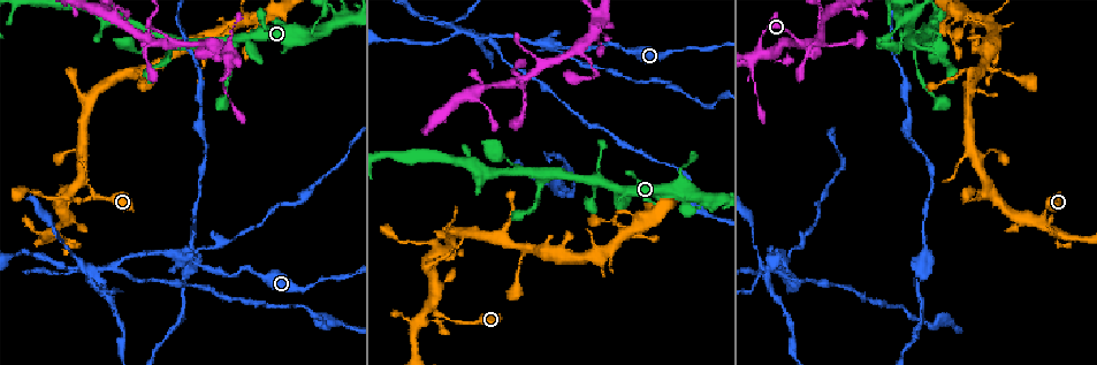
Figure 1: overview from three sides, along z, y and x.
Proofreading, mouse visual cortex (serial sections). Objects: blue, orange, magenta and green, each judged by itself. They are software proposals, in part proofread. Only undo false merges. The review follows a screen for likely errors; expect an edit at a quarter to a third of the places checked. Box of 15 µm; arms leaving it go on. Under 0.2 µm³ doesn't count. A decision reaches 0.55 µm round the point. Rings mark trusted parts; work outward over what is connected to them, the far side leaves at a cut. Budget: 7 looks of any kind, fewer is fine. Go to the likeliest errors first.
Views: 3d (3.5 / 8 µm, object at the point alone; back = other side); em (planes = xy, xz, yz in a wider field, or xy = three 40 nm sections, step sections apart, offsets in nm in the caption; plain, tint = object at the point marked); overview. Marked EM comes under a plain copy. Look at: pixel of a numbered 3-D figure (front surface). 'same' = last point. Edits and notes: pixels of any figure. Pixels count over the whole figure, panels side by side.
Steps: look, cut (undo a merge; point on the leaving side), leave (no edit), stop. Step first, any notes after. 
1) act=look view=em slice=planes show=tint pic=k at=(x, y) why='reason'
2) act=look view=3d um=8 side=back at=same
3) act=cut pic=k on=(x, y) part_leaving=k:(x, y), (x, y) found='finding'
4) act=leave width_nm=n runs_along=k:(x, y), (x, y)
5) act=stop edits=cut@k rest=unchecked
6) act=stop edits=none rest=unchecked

act=look view=em slice=xy step=1 show=tint pic=1 at=(674, 51) why='thick turns thin'

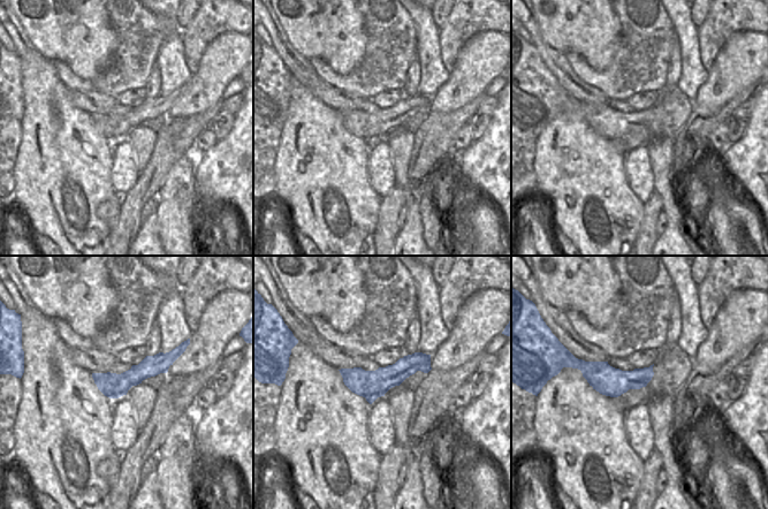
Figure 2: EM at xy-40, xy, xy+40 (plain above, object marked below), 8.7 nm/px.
act=look view=3d um=3.5 at=same why='see where the arms go'

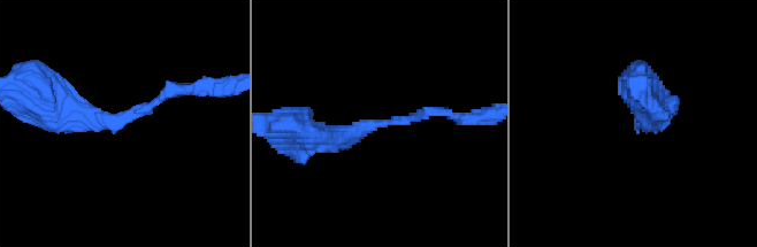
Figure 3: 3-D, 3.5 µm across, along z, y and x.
act=leave arm_widths_nm=150,400 runs_along=2:(427, 357), (387, 378), (343, 372) found='one cell here'

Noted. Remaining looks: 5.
act=look view=3d um=3.5 side=back pic=1 at=(1049, 199) why='sharp bend'

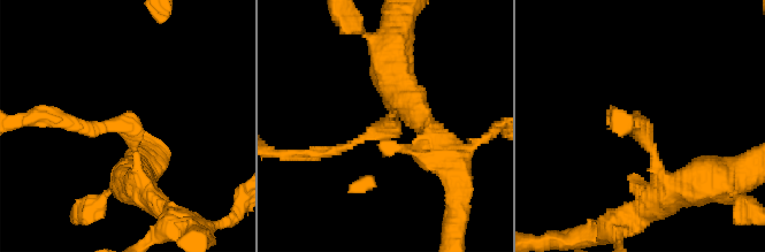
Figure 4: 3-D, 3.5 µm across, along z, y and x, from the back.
act=look view=em slice=xy step=3 show=tint pic=4 at=(639, 128) arm_widths_nm=150,200

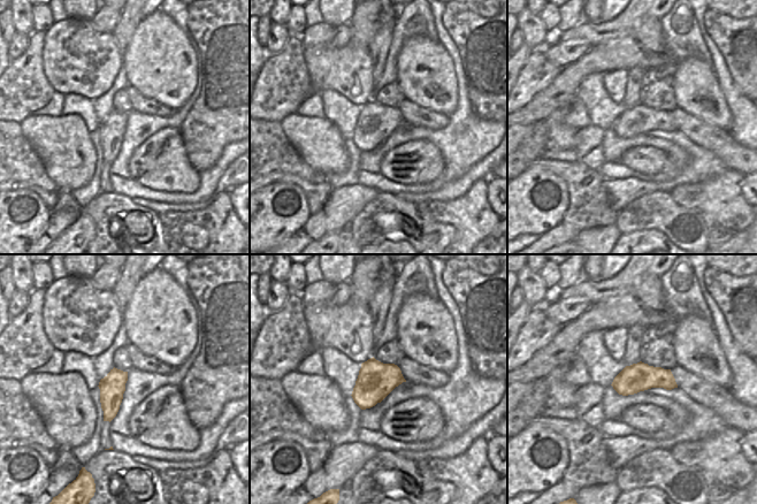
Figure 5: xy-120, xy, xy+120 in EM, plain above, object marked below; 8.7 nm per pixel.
act=leave runs_along=4:(319, 154), (390, 124), (394, 86) found='continuous, no second cell'

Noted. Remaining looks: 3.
act=look view=3d um=8 pic=1 at=(819, 37) why='small branch off a trunk'

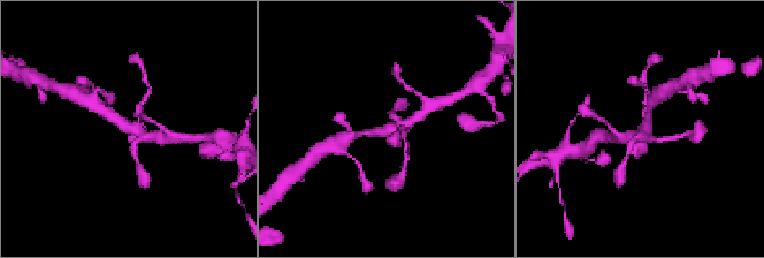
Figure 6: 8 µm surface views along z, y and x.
act=look view=em slice=xy step=2 show=tint pic=6 at=(647, 128) why='now the EM'

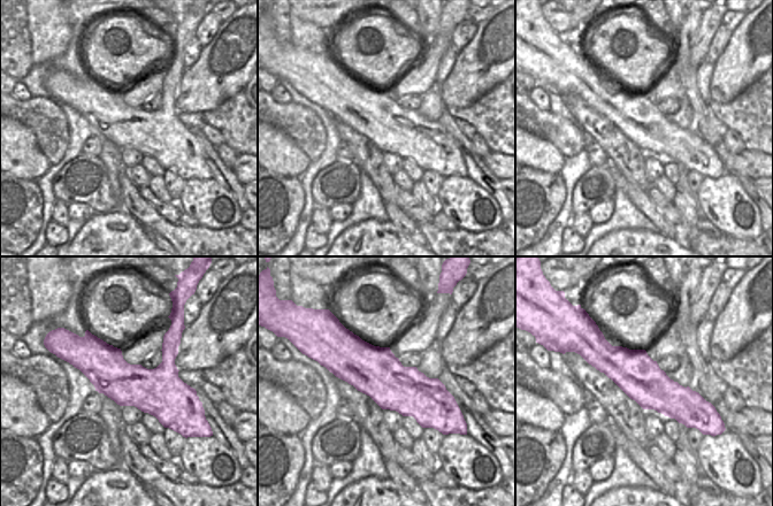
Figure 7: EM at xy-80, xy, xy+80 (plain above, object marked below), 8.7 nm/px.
act=leave runs_along=6:(162, 136), (140, 135), (105, 111) found='all the same cell'

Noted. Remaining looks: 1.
act=stop edits=none rest=unchecked

